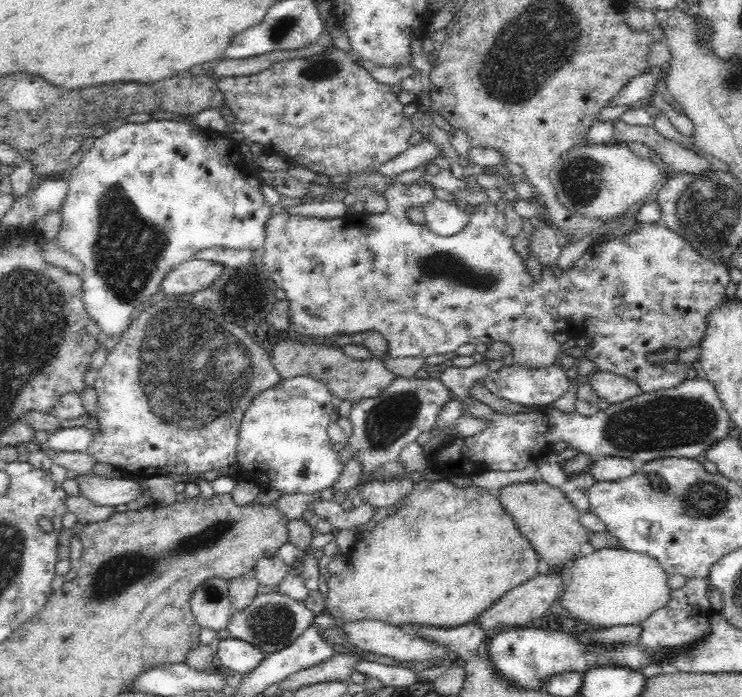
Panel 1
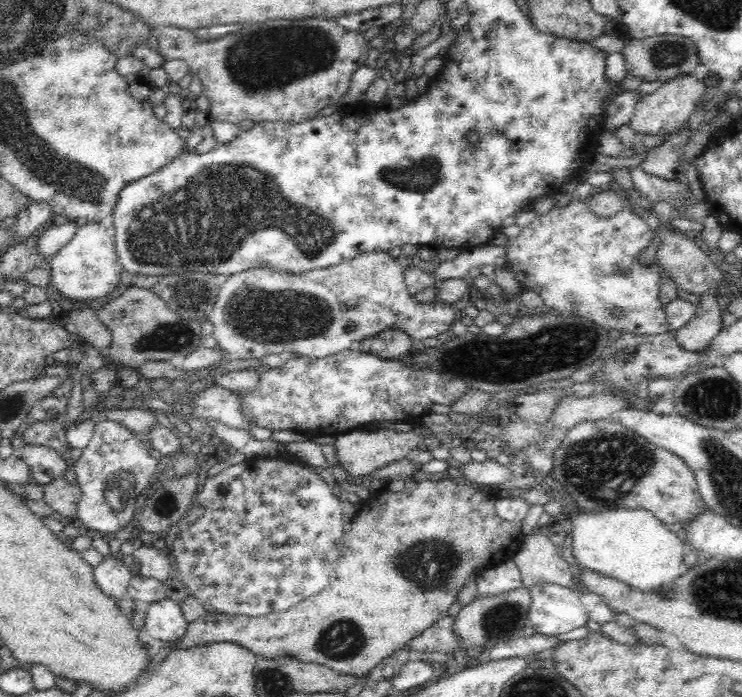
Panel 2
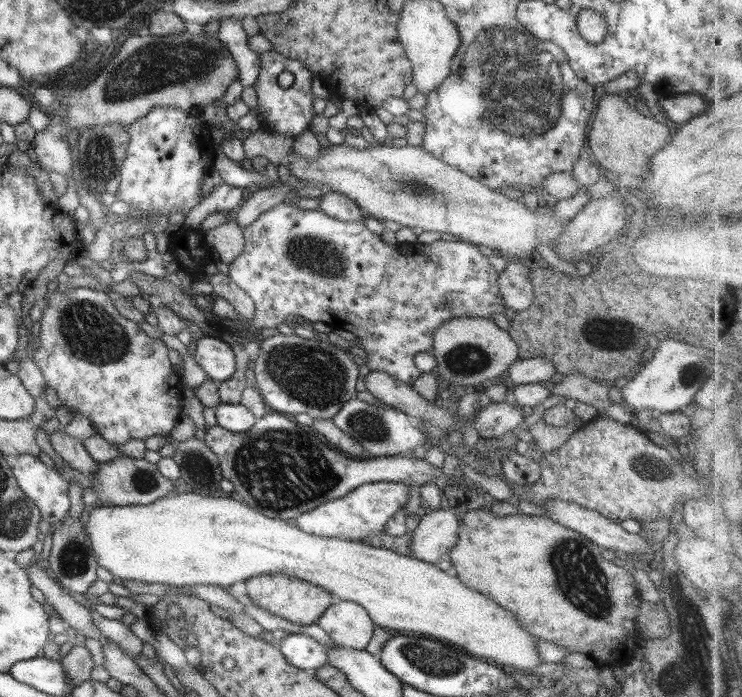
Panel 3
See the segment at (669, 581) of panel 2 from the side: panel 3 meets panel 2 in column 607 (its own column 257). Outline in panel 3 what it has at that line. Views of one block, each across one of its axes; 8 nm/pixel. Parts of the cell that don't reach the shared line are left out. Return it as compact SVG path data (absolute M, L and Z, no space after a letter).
M177 494L177 496L165 496L159 498L157 502L151 502L149 505L130 505L130 506L111 506L97 504L91 512L89 512L89 520L84 524L84 532L89 540L90 550L93 552L96 566L105 569L113 577L121 579L121 581L129 580L142 584L161 584L169 588L185 588L187 586L216 585L219 587L228 588L235 582L247 581L249 578L263 576L265 574L285 574L288 578L297 578L304 582L309 582L314 586L319 586L324 592L332 594L336 600L349 601L362 606L365 612L373 621L374 626L390 630L411 630L421 634L435 637L441 642L450 642L453 645L458 645L467 651L467 655L473 658L485 660L491 664L509 664L515 668L529 668L533 672L541 672L544 663L540 660L536 650L537 637L533 637L529 631L525 631L515 616L511 612L499 608L493 600L489 600L483 594L477 594L473 590L465 587L451 572L442 572L434 565L428 564L421 560L417 560L408 556L401 556L383 548L374 548L373 546L365 545L360 542L343 541L337 538L317 537L313 534L306 534L296 528L291 521L281 522L275 518L266 518L263 514L247 508L247 506L239 506L239 502L231 500L231 498L207 498L207 496L199 496L199 494Z

